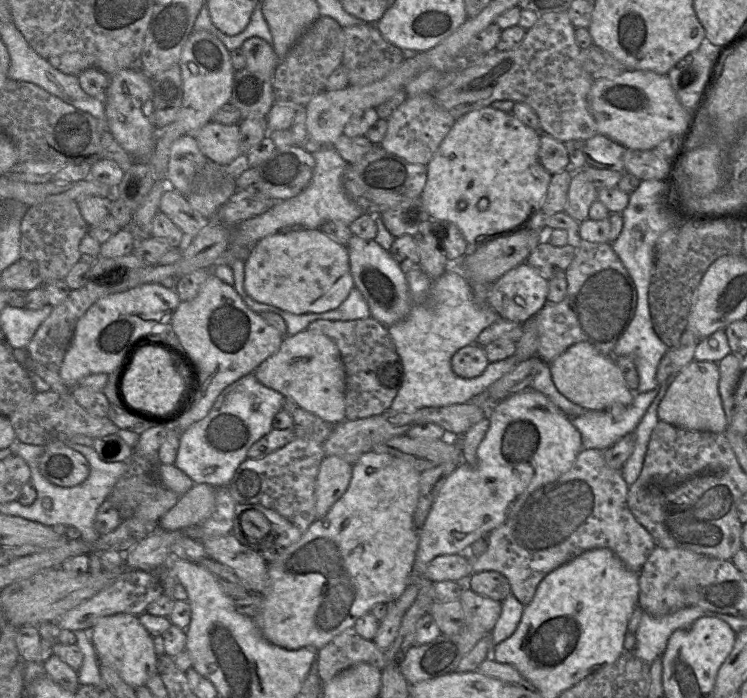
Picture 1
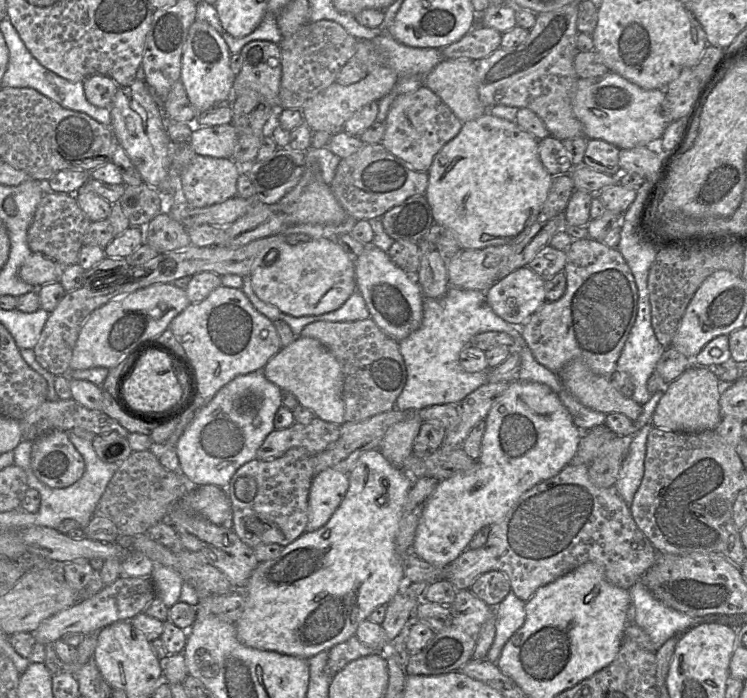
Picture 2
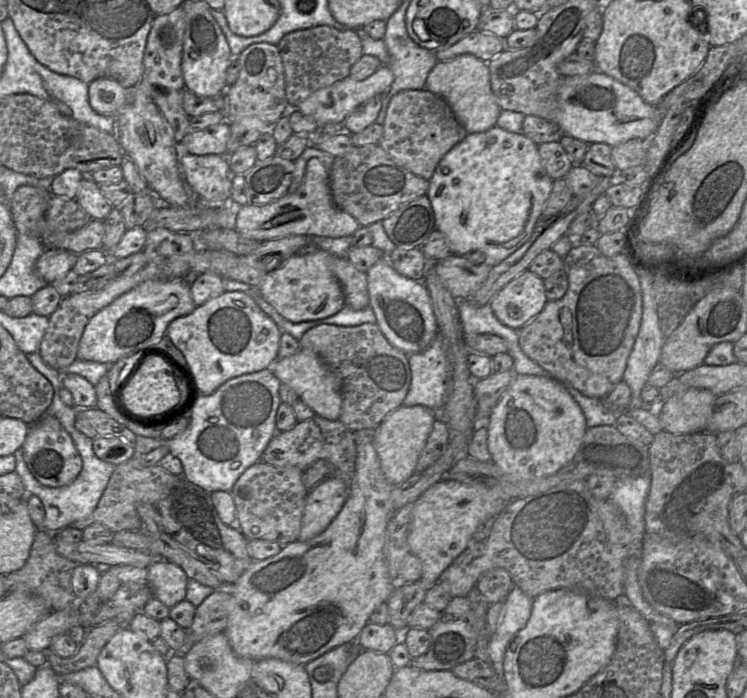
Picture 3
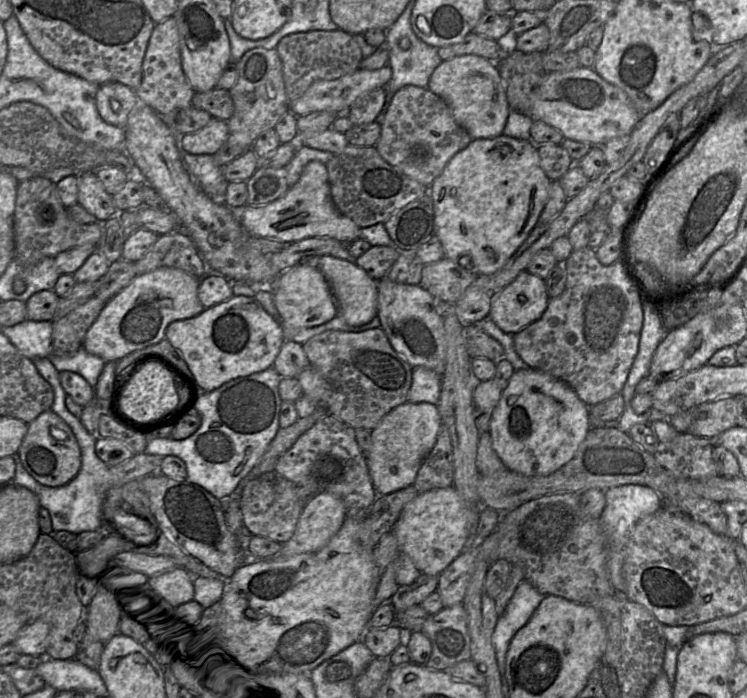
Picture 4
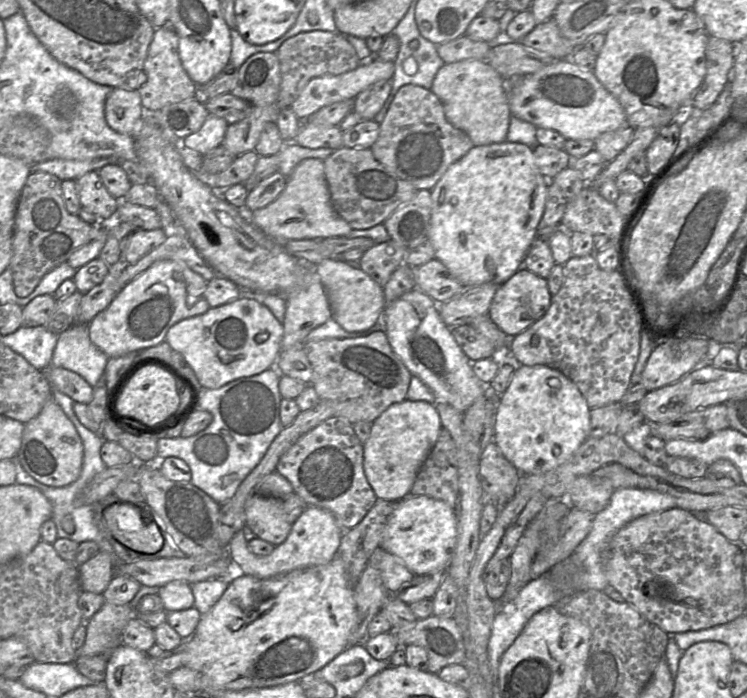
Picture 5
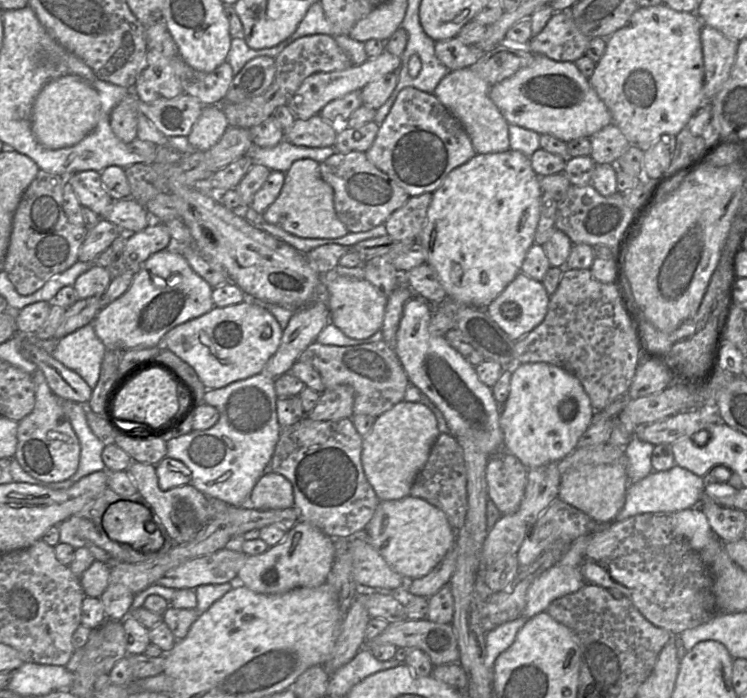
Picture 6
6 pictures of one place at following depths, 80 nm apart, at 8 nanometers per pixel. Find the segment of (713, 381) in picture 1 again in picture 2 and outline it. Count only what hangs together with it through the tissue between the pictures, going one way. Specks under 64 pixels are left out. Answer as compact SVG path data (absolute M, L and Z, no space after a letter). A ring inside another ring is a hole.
M691 364L677 379L666 385L652 415L653 426L685 433L715 430L722 420L719 399L723 385L713 368Z

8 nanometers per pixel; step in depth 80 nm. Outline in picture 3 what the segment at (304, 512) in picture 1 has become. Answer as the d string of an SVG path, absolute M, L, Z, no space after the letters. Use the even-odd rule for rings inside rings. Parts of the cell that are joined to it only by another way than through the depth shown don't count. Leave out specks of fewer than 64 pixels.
M258 461L241 474L230 493L236 507L237 528L247 540L273 541L281 547L298 540L304 505L308 495L308 491L302 481L303 473L304 470L296 466L276 467L263 461Z

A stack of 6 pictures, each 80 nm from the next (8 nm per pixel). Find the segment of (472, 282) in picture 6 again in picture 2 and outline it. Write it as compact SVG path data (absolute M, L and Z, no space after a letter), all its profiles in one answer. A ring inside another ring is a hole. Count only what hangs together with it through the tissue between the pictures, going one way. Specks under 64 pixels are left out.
M489 112L463 123L458 135L442 147L428 170L428 186L424 196L431 207L434 223L449 229L462 250L522 242L533 224L542 218L541 208L552 184L553 176L539 158L538 144L539 140L521 129L516 122Z

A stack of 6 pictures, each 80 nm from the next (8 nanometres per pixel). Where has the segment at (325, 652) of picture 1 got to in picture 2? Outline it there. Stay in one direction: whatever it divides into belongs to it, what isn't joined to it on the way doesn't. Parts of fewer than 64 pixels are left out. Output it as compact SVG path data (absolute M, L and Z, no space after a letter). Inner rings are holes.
M353 635L348 640L339 643L328 650L326 674L333 677L353 660L371 654L382 653L381 651L382 650L371 648L361 642L356 635Z

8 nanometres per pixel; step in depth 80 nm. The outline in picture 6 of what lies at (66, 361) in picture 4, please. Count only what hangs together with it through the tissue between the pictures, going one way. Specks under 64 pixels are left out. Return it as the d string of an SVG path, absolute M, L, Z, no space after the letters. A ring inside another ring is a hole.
M87 324L56 341L52 356L80 375L93 389L100 375L106 347L96 335L93 325Z

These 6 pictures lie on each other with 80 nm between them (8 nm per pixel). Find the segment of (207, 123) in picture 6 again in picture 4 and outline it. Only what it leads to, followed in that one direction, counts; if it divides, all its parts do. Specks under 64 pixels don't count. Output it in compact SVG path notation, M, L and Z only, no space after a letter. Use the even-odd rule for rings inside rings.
M213 118L200 130L177 137L183 150L190 154L214 155L225 143L228 136L227 121Z

